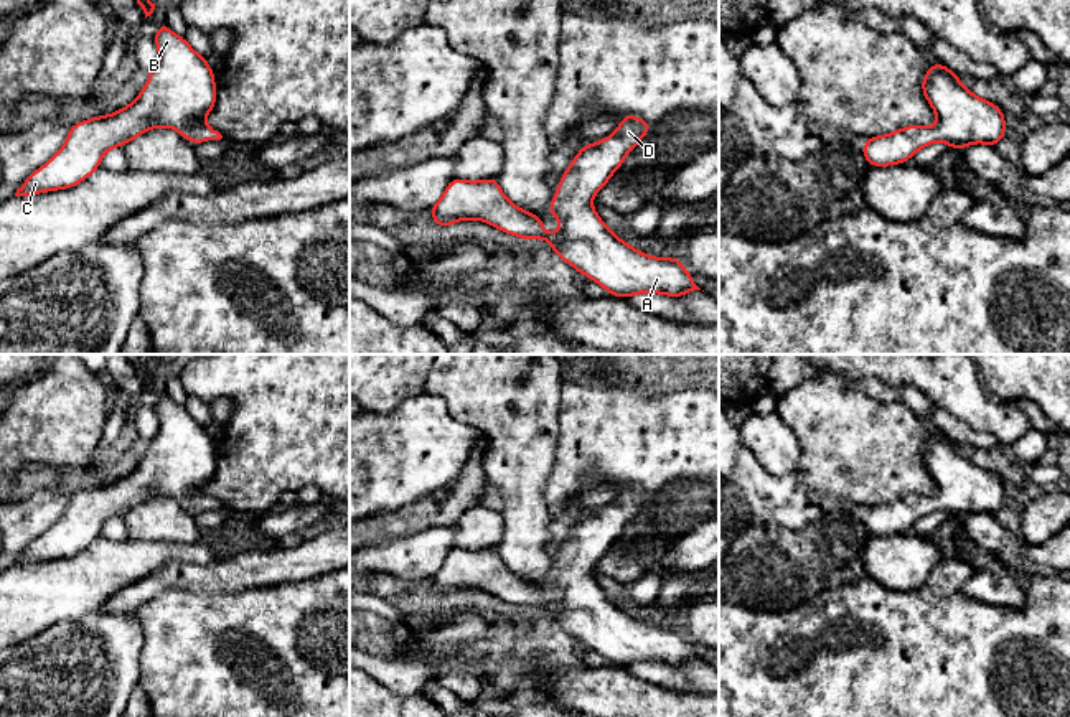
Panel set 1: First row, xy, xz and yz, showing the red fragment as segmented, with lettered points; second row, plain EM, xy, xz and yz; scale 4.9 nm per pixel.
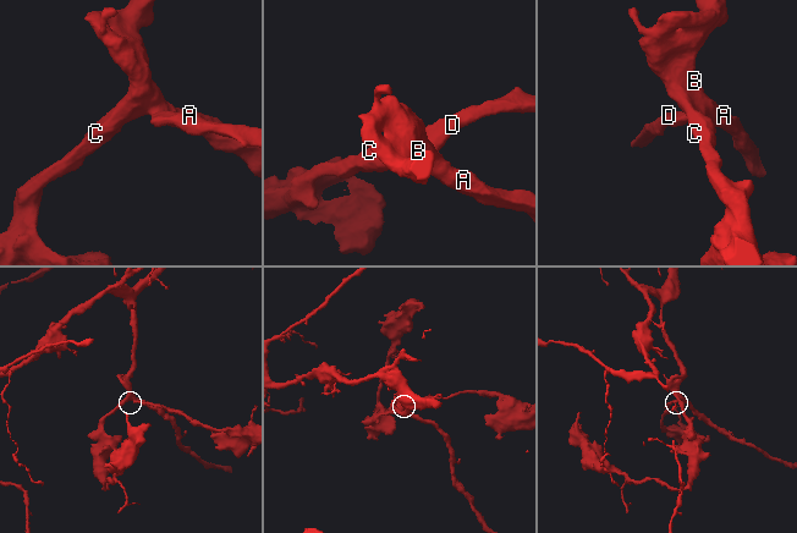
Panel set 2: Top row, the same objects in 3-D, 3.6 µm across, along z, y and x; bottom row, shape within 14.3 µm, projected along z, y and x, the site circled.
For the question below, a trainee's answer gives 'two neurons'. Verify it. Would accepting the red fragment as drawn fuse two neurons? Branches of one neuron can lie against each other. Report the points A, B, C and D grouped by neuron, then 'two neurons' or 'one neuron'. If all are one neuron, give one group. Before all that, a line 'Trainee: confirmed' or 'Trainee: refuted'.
Trainee: refuted
groups A B C D; one neuron

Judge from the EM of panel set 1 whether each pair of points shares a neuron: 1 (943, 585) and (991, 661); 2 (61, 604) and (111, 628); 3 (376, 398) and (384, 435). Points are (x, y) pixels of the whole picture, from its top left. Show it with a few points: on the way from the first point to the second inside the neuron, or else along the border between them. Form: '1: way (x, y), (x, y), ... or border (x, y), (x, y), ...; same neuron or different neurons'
1: border (925, 584), (938, 595), (962, 592); different neurons
2: border (103, 610), (56, 622), (46, 628); different neurons
3: border (414, 396), (384, 412), (366, 411); different neurons

